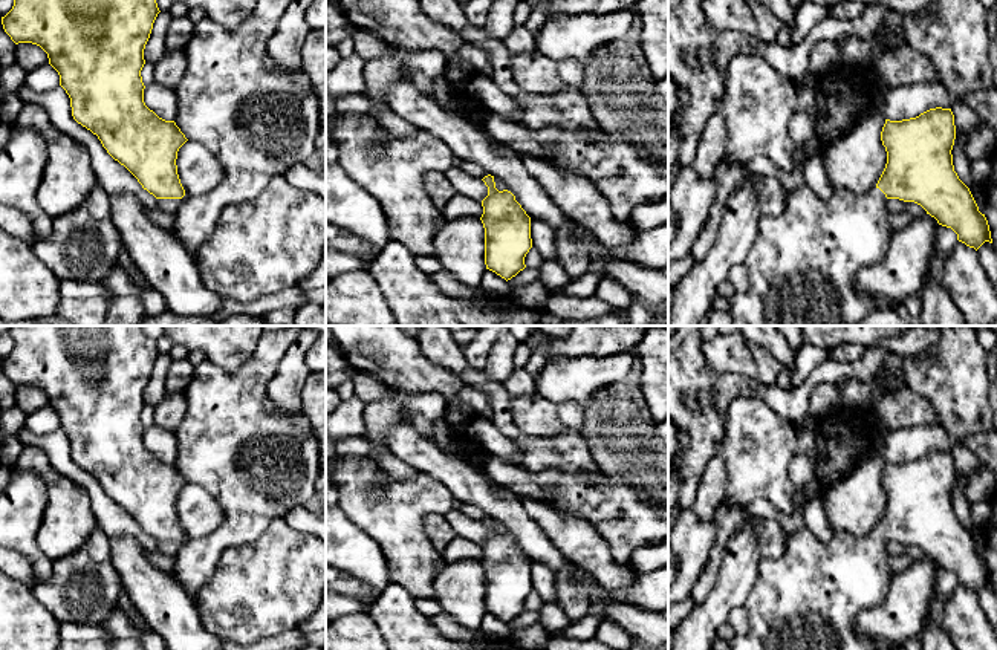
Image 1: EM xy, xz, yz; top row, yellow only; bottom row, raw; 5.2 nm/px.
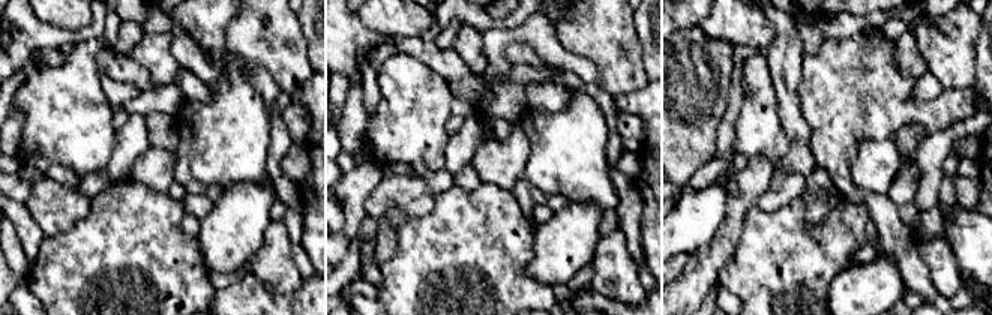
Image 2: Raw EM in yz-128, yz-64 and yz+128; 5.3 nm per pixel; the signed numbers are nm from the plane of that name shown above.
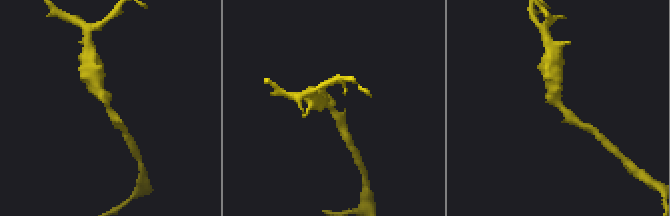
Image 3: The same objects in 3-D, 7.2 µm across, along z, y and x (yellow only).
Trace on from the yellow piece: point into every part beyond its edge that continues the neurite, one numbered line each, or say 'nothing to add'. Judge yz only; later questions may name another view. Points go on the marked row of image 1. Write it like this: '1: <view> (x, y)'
1: yz (800, 269)

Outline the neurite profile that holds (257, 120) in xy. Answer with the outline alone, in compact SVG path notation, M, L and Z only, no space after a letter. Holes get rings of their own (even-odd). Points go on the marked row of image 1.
M257 0L252 12L235 28L220 26L205 17L196 23L193 37L183 47L187 70L174 87L177 93L174 122L188 141L202 144L225 168L225 176L217 187L202 196L187 197L174 216L173 232L193 257L214 232L226 205L255 199L274 177L284 176L298 162L306 162L315 150L321 124L318 96L310 80L303 70L283 70L268 50L269 38L291 2Z

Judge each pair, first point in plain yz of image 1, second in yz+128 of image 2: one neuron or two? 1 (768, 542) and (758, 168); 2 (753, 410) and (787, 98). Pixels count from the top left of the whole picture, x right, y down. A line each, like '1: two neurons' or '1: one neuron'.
1: two neurons
2: two neurons

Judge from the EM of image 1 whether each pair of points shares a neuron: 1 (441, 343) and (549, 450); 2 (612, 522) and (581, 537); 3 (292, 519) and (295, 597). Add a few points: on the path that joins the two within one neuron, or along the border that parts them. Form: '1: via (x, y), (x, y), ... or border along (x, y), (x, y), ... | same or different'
1: via (470, 375), (497, 398), (503, 422), (517, 436) | same
2: border along (565, 511), (584, 519), (609, 546), (615, 560) | different
3: border along (283, 519), (291, 526), (309, 534) | different

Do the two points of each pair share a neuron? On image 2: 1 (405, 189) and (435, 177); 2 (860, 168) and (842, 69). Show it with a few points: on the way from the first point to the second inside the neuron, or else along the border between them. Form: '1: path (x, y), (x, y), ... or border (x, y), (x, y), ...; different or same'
1: border (420, 176), (435, 194); different
2: border (889, 138), (857, 146), (853, 182); different

